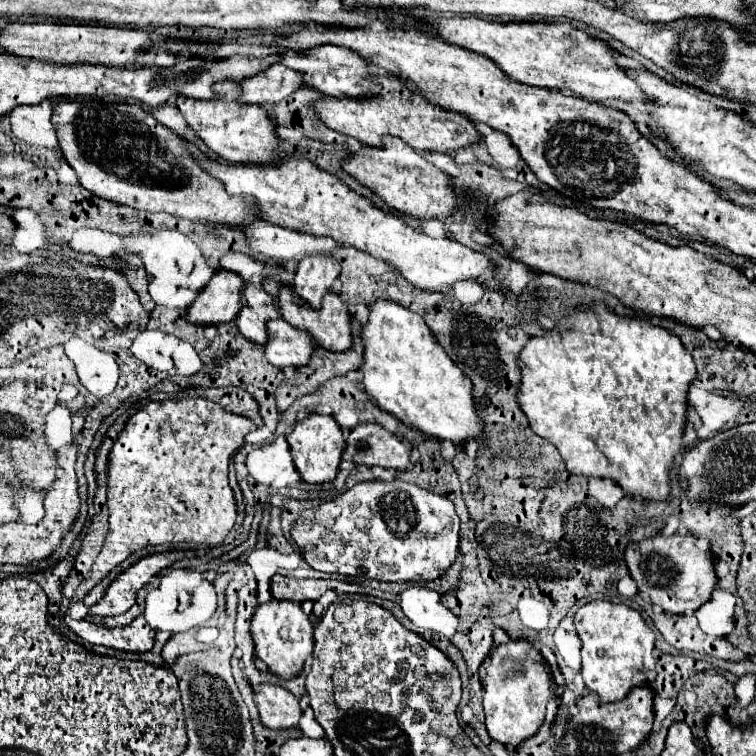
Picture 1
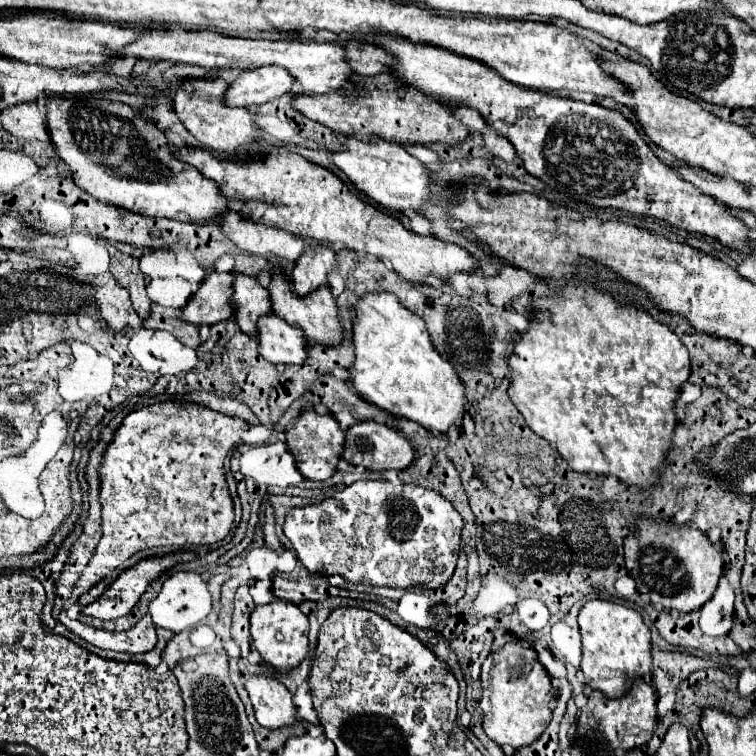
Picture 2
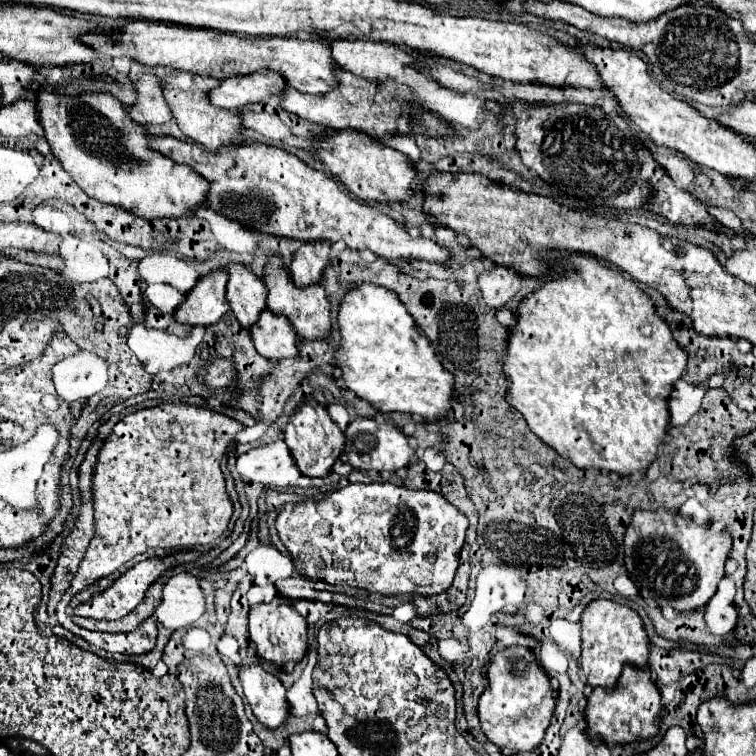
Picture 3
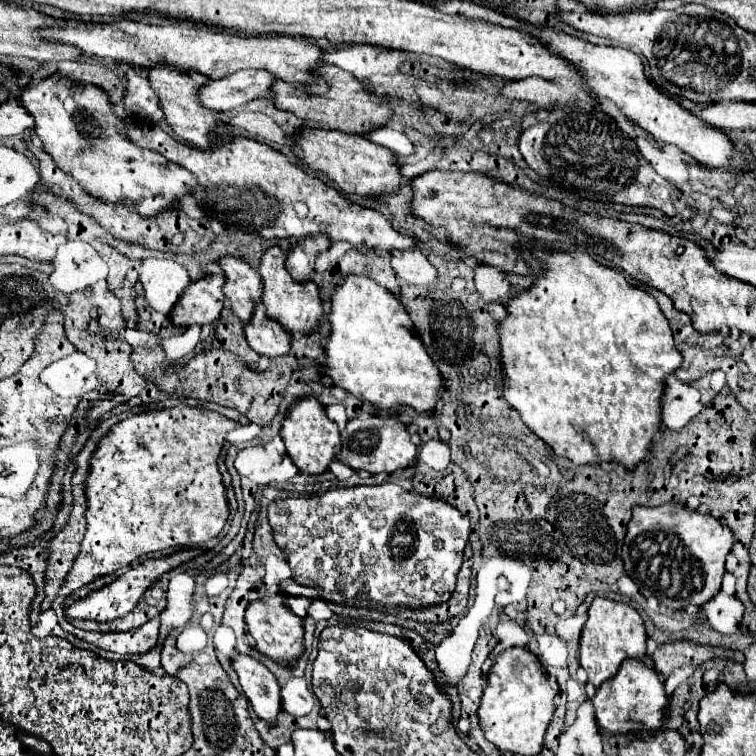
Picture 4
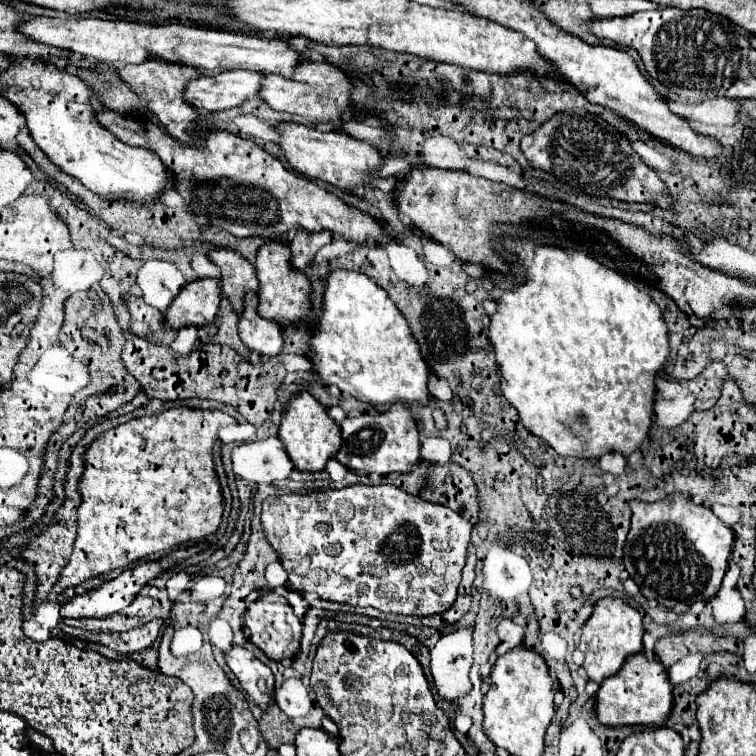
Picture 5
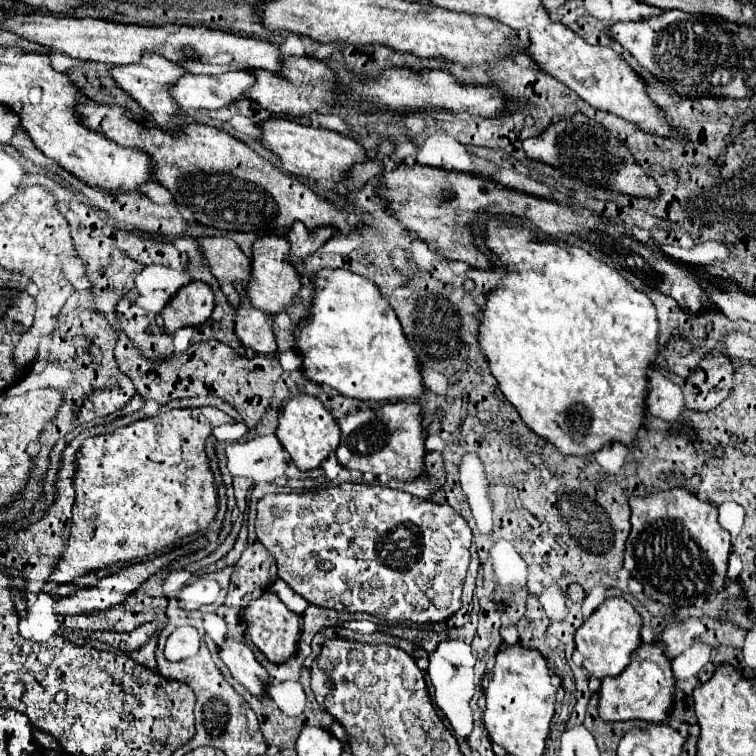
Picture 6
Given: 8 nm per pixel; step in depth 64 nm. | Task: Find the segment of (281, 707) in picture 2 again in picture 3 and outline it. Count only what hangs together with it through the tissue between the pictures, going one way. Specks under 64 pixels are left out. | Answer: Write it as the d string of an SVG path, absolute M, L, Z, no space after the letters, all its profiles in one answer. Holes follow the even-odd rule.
M242 664L238 666L238 670L244 696L250 702L254 716L266 728L278 728L290 712L286 688L282 686L282 682L258 664Z

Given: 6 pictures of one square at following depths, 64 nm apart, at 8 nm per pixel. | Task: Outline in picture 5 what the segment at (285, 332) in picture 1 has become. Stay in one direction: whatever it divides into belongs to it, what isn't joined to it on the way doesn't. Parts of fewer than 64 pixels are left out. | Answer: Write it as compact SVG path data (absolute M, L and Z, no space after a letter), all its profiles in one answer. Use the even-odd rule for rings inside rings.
M248 292L244 298L244 312L240 314L238 330L242 342L256 350L262 356L278 356L282 352L282 336L280 326L272 320L266 320L256 310L256 294Z

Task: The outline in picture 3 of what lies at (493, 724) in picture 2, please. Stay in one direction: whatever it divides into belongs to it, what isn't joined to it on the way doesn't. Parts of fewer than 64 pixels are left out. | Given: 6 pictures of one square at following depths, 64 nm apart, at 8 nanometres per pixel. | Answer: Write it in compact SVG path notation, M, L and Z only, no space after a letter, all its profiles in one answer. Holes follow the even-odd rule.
M510 646L492 658L488 666L488 690L482 692L478 702L480 728L492 744L514 752L534 750L544 738L554 706L556 698L550 680L530 648Z

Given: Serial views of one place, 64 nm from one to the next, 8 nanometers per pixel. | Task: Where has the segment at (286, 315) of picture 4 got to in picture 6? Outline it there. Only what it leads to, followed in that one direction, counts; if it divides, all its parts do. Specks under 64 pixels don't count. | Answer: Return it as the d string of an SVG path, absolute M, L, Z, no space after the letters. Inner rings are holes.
M264 234L260 240L252 244L252 278L246 282L246 294L256 308L268 314L284 312L296 300L300 278L294 266L288 262L288 240L278 234Z

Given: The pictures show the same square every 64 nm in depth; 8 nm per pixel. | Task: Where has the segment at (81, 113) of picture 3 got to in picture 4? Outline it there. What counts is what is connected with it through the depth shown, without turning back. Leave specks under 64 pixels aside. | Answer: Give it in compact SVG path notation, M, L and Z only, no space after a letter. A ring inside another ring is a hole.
M52 74L48 78L30 80L18 92L18 100L34 118L34 132L42 140L44 150L52 156L56 166L74 176L92 196L108 202L124 202L130 208L136 208L142 216L156 216L156 212L174 208L174 200L188 194L188 188L192 188L192 174L188 170L168 164L168 160L164 160L164 156L158 152L144 150L128 142L128 138L122 134L124 122L114 112L114 104L110 102L108 94L104 94L104 90L96 88L94 84L80 84L66 76Z

